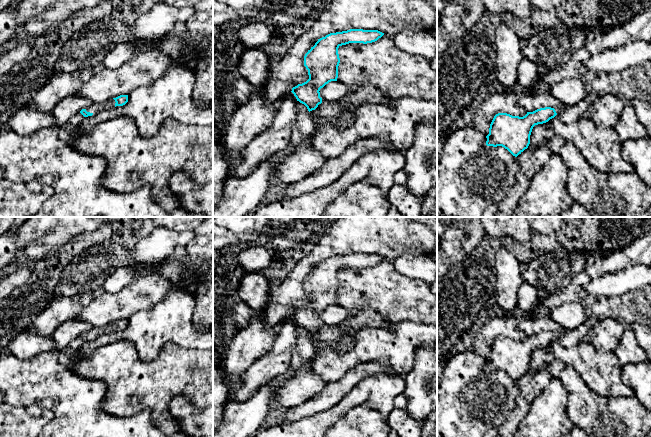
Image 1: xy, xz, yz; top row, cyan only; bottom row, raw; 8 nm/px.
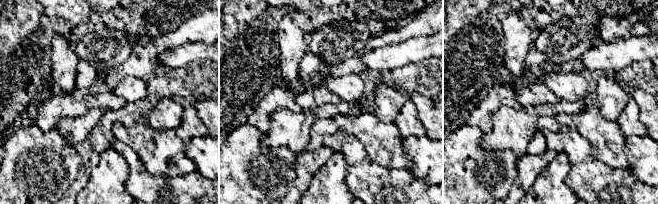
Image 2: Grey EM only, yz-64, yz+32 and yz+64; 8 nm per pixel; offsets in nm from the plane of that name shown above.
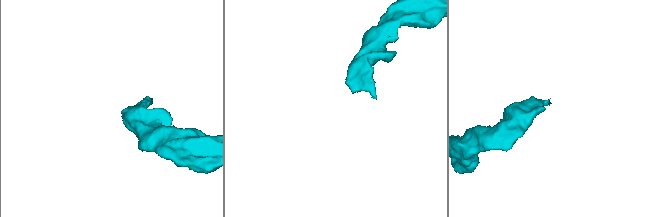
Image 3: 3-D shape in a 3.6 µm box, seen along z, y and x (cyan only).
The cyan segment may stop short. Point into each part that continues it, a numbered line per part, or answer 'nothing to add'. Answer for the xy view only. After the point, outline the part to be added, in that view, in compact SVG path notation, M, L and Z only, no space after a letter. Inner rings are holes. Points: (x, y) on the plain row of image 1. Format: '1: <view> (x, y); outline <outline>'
1: xy (94, 332); outline M114 323L108 324L107 326L100 327L100 328L94 328L93 327L89 332L86 332L86 335L90 336L94 339L94 338L96 338L100 335L103 335L103 334L106 334L106 333L109 333L109 332L114 332L115 327L116 326L115 326Z

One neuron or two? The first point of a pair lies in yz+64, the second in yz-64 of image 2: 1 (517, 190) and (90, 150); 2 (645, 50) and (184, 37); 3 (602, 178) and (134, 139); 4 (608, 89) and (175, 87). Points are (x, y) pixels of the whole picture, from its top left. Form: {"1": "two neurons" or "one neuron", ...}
{"1": "one neuron", "2": "two neurons", "3": "two neurons", "4": "two neurons"}

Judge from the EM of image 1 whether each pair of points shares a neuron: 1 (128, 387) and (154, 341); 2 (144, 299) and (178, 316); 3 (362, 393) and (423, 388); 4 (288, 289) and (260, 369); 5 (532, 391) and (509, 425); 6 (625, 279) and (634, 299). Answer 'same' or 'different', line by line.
1: different
2: different
3: different
4: different
5: same
6: different

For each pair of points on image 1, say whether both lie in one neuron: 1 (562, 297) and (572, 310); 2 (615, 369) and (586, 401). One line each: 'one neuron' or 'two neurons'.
1: two neurons
2: two neurons

